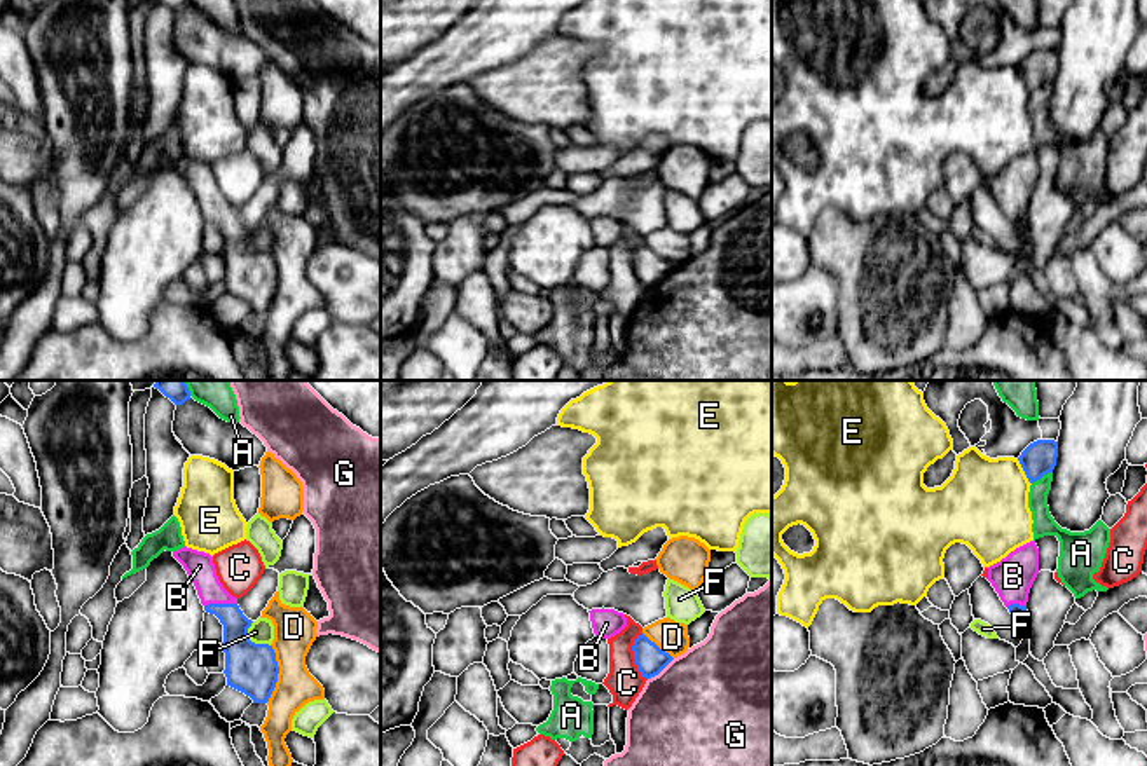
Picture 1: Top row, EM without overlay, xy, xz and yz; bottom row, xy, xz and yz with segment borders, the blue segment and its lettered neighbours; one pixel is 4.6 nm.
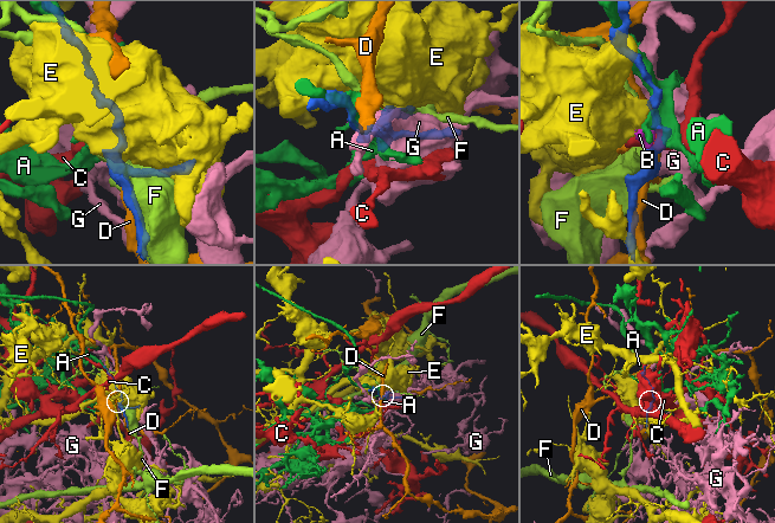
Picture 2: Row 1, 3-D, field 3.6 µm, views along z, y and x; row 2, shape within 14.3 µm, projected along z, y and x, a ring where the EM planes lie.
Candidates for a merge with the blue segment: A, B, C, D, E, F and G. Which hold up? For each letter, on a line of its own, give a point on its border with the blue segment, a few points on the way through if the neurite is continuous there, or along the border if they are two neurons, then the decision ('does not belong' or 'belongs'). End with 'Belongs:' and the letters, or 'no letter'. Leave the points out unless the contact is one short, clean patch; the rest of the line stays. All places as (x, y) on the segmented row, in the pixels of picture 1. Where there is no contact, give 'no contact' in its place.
A: meets blue in yz at (1041, 477); does not belong
B: meets blue in xy at (220, 604); belongs
C: meets blue in xz at (634, 656); border along xz (641, 632), (634, 641), (632, 656), (636, 669), (646, 679); does not belong
D: meets blue in xy at (278, 672); does not belong
E: meets blue in yz at (1023, 470); does not belong
F: meets blue in xy at (250, 641); does not belong
G: meets blue in xz at (660, 670); does not belong
Belongs: B

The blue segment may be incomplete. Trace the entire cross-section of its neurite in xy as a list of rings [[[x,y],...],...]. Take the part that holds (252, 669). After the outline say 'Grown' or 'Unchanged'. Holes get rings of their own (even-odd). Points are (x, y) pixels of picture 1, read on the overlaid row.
[[[183,546],[173,551],[173,557],[192,579],[204,611],[223,625],[227,686],[250,696],[253,703],[267,703],[279,674],[272,646],[250,640],[248,628],[253,621],[243,614],[237,598],[220,583],[209,553]]]. Grown

